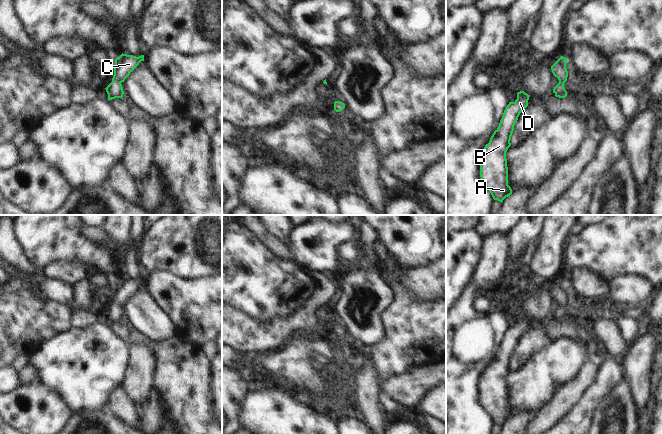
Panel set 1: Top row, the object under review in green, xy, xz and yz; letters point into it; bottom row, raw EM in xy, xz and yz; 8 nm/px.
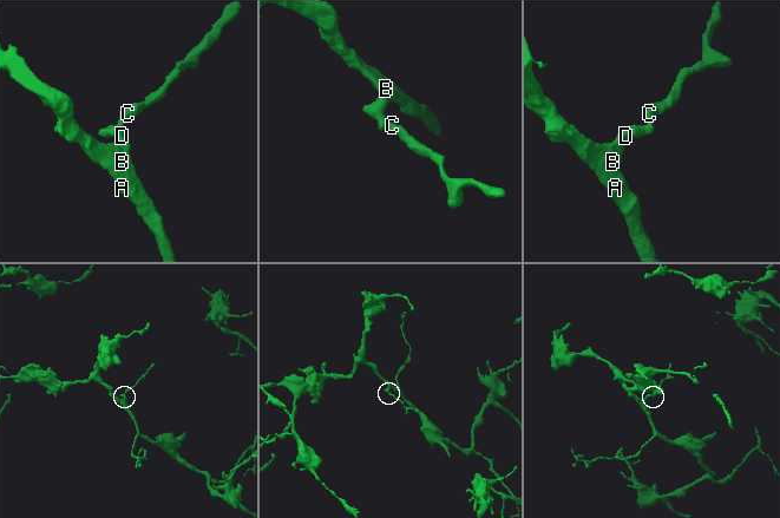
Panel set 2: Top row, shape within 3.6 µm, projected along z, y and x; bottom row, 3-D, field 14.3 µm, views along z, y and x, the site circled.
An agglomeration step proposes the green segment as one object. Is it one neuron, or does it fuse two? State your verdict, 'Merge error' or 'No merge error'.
No merge error

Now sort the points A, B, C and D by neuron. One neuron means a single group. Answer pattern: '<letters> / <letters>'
A B C D

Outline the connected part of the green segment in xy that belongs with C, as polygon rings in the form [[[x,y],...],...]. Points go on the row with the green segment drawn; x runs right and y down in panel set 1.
[[[122,53],[115,59],[112,82],[105,88],[108,94],[108,100],[123,97],[124,91],[121,83],[125,81],[141,61],[144,61],[144,55],[136,57]]]

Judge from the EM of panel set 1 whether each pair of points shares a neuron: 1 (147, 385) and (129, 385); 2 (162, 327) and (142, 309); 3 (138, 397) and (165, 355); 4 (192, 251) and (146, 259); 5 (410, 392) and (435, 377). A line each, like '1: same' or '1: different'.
1: same
2: same
3: different
4: same
5: same

